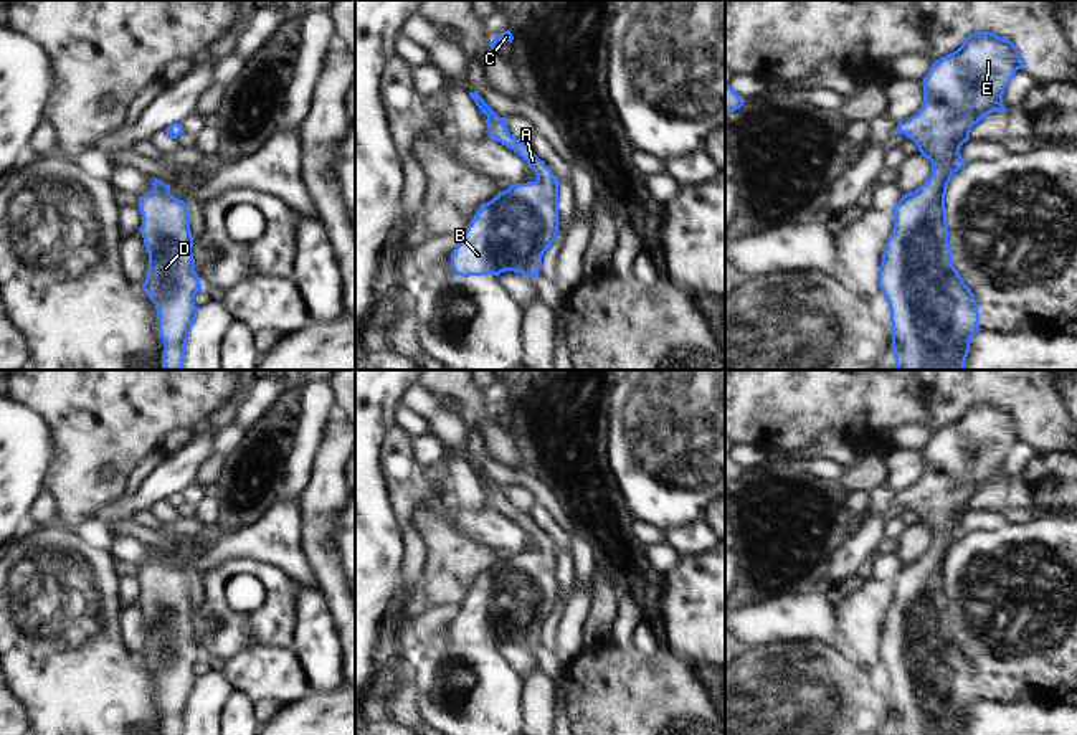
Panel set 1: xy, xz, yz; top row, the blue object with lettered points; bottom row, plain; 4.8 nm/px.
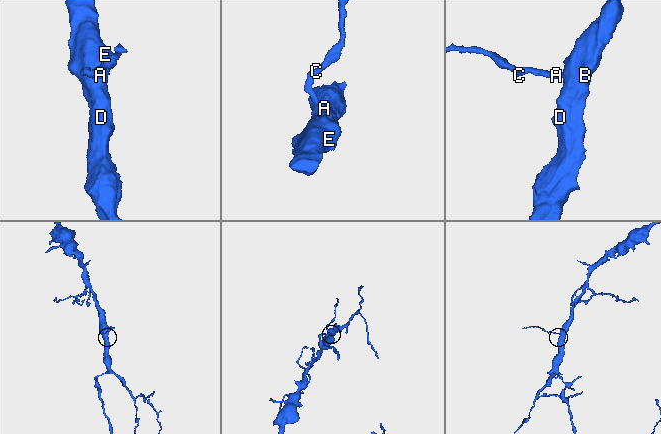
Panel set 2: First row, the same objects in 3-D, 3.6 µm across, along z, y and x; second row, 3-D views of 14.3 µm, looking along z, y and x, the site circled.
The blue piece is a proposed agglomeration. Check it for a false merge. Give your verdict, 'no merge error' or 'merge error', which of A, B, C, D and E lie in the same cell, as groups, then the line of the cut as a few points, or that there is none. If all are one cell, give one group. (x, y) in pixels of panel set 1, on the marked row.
no merge error; groups A B C D E; cut none

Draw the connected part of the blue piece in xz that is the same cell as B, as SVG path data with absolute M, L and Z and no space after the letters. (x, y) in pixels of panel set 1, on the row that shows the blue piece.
M477 92L469 96L487 116L489 137L517 152L537 180L512 183L482 205L451 253L451 268L463 277L514 271L534 279L558 233L558 182L529 144L510 135L505 119Z

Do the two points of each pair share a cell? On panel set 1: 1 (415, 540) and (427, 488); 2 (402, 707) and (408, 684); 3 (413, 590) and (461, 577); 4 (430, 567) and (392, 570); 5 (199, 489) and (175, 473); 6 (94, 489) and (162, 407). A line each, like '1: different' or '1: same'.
1: same
2: same
3: different
4: different
5: different
6: same

